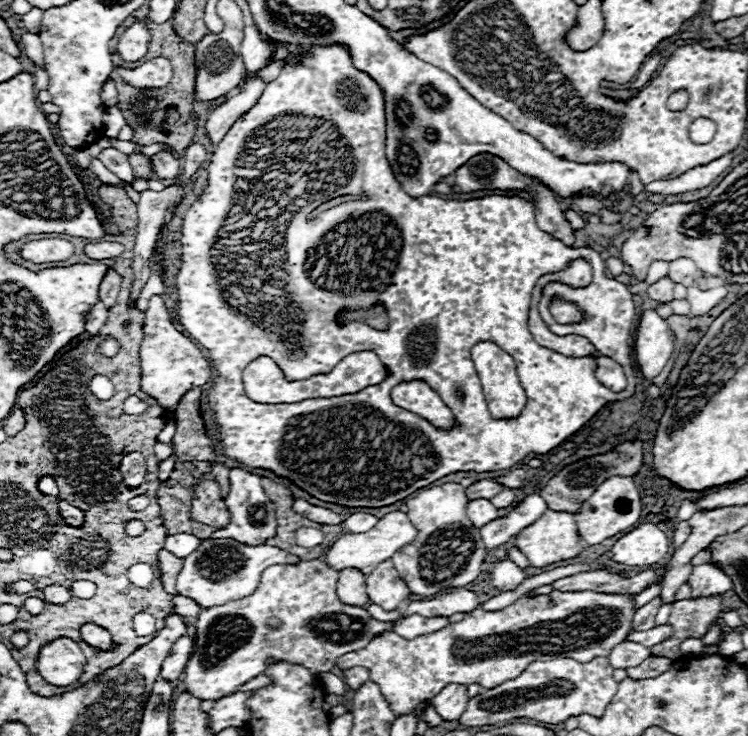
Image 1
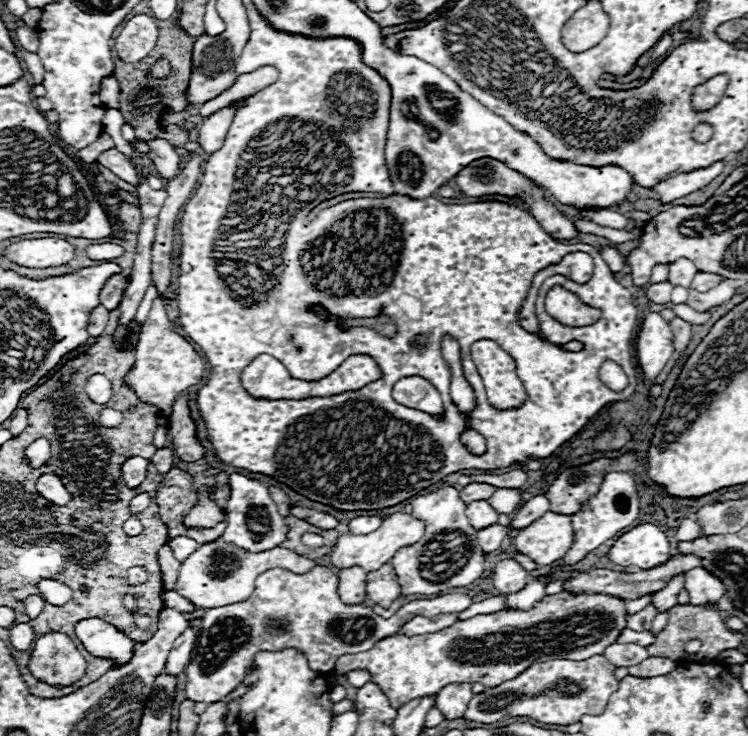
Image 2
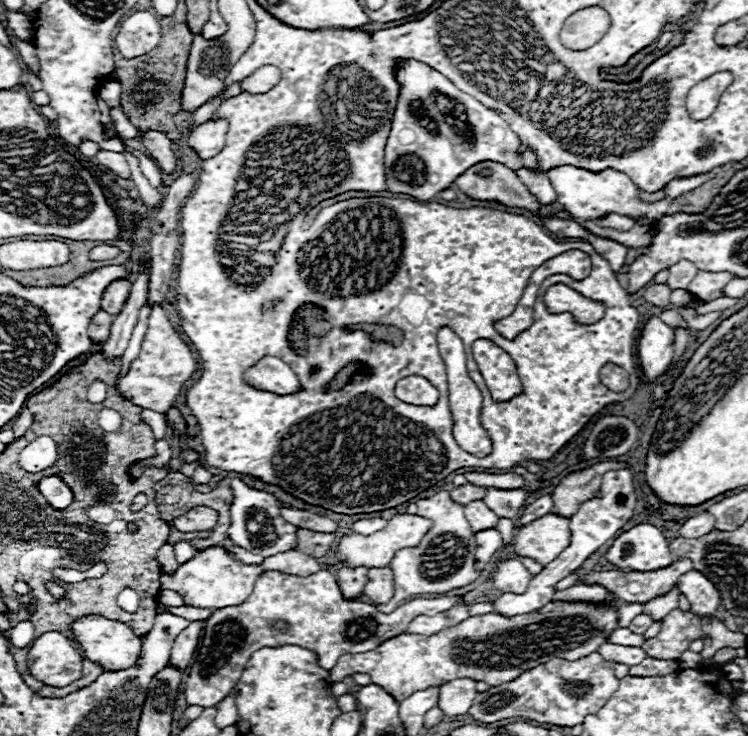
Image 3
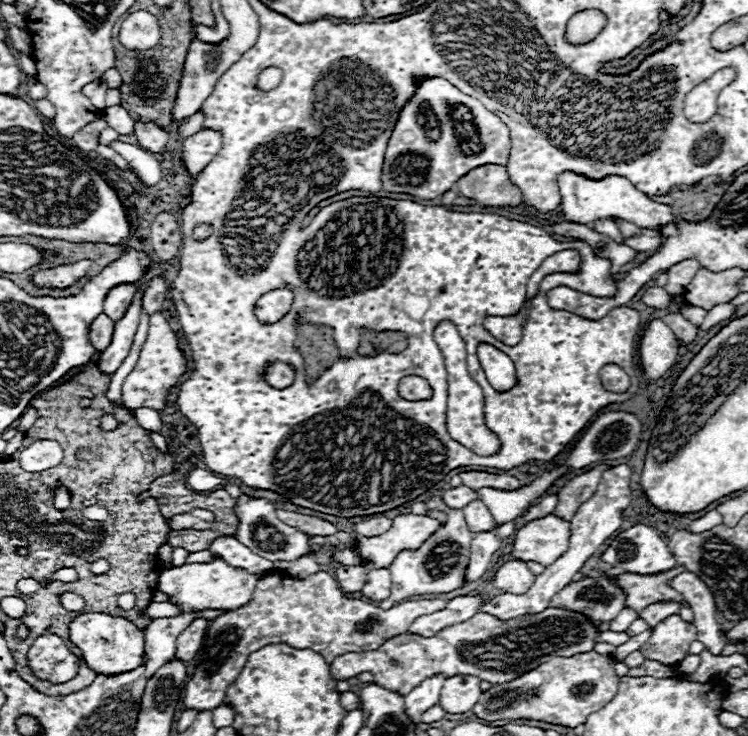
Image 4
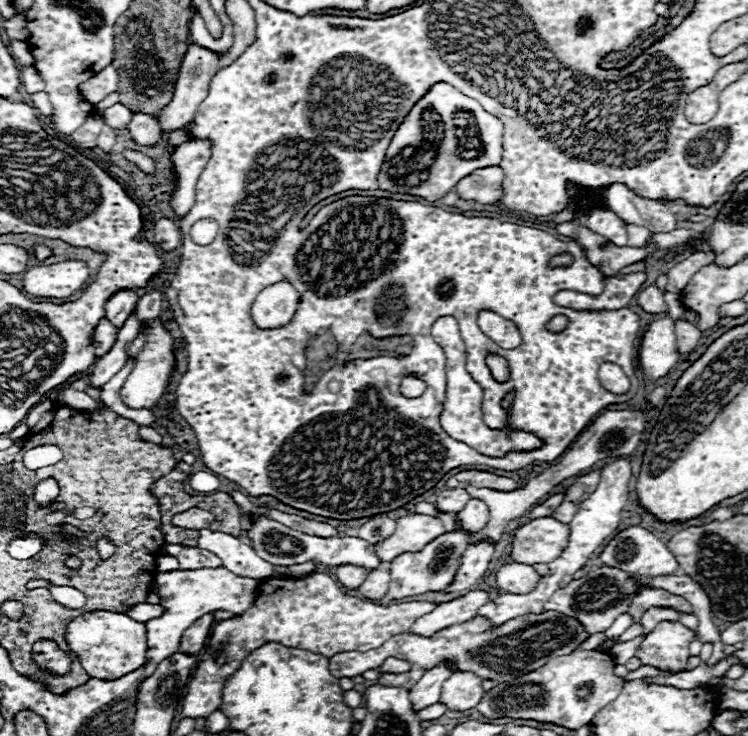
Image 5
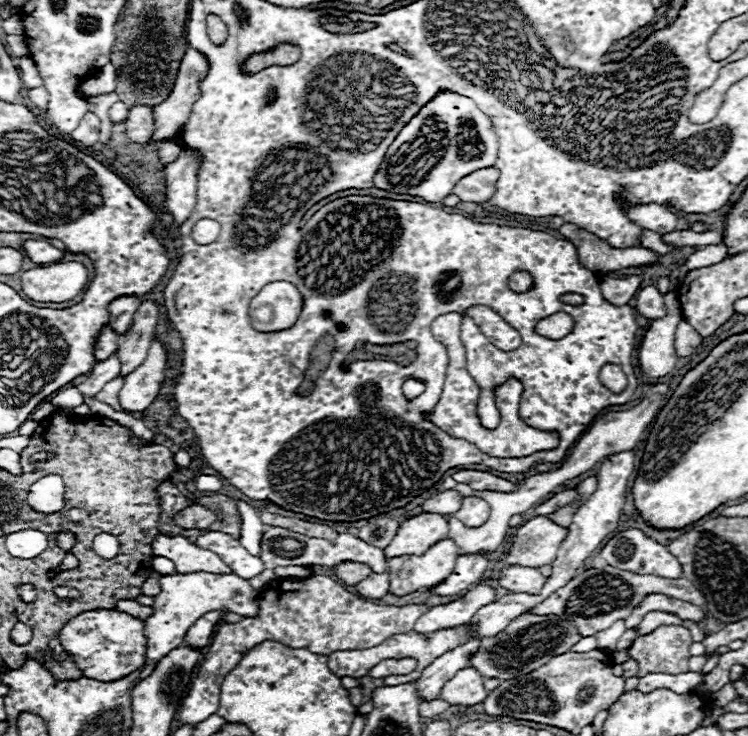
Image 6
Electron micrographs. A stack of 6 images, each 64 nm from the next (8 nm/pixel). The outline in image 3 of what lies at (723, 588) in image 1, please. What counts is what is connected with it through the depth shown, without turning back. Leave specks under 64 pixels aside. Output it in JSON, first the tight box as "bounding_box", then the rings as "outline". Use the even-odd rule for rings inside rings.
{"bounding_box":[678,570,720,616],"outline":[[[690,570],[686,574],[682,574],[678,578],[678,590],[688,598],[692,612],[696,616],[714,616],[718,606],[720,606],[720,596],[718,590],[714,588],[714,584],[710,584],[710,580],[706,580],[706,576],[702,576],[696,570]]]}

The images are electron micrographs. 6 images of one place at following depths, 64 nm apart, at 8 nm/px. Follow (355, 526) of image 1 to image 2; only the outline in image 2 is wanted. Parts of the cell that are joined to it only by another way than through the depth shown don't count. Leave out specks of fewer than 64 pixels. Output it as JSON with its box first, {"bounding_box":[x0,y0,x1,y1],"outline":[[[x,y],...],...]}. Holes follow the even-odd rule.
{"bounding_box":[348,516,382,534],"outline":[[[360,516],[360,518],[350,520],[348,528],[350,528],[352,534],[370,534],[370,532],[374,532],[380,524],[382,524],[382,518],[378,518],[378,516]]]}

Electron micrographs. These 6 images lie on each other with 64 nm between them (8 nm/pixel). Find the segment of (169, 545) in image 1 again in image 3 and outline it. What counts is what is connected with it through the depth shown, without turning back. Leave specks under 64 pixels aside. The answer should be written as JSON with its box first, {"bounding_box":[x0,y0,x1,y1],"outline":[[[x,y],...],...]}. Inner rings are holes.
{"bounding_box":[174,542,196,564],"outline":[[[178,542],[174,544],[174,550],[176,550],[176,560],[180,564],[184,564],[186,560],[190,560],[194,554],[196,554],[196,548],[192,548],[188,542]]]}

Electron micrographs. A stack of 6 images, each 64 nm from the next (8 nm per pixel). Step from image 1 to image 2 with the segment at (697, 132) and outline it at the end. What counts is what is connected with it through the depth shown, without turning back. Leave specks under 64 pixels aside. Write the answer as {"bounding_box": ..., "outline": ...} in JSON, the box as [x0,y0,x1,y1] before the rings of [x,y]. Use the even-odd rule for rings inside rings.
{"bounding_box":[692,123,713,143],"outline":[[[700,123],[692,132],[694,140],[700,143],[707,142],[713,134],[712,127],[706,123]]]}

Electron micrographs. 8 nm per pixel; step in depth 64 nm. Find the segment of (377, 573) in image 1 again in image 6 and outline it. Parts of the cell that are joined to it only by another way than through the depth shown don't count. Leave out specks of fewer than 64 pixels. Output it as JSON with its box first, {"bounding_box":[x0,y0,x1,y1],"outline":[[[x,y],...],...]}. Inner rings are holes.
{"bounding_box":[356,574,388,598],"outline":[[[370,574],[366,580],[358,582],[356,592],[366,598],[380,598],[388,592],[388,574]]]}

